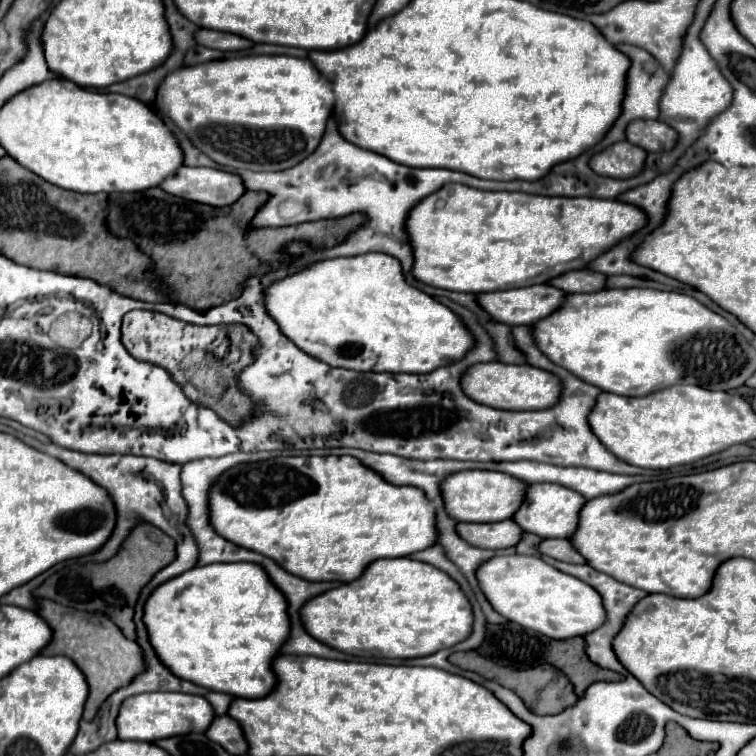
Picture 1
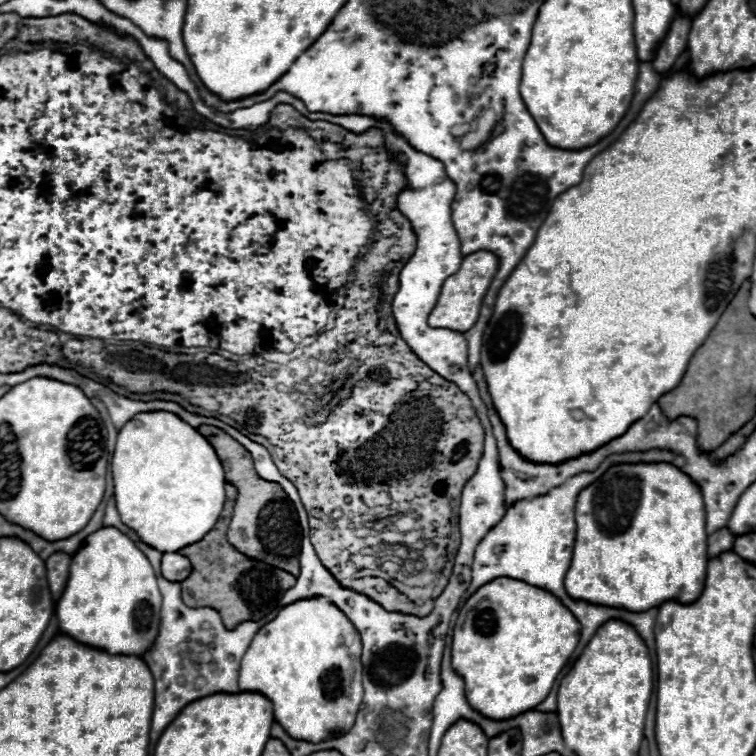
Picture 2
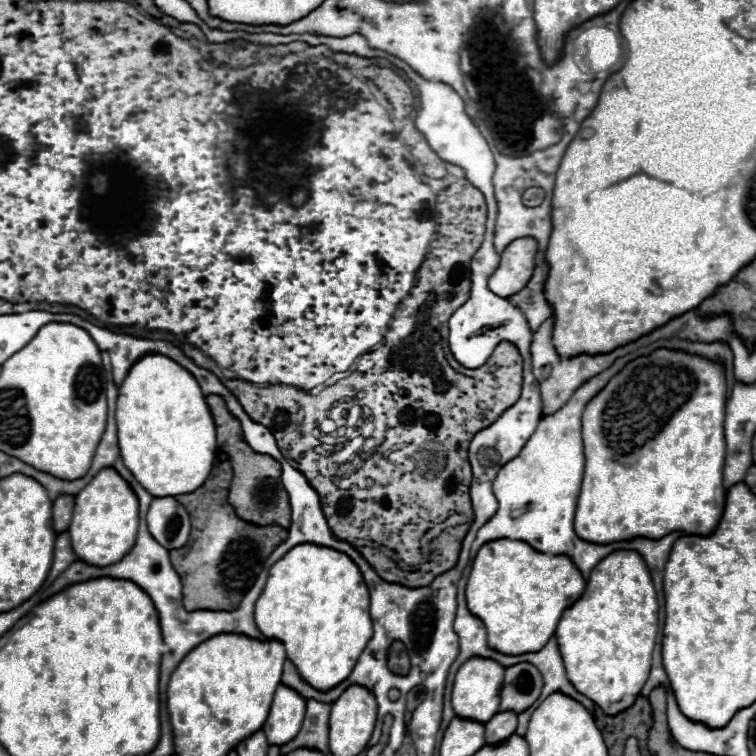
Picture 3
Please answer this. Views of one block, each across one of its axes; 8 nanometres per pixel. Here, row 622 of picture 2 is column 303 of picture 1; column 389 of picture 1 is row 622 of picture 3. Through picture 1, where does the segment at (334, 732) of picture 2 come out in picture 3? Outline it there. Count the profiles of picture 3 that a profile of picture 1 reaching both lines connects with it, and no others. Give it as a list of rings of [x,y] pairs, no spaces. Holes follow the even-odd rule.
[[[300,544],[280,558],[256,602],[254,622],[268,640],[284,644],[300,678],[320,692],[344,682],[372,638],[370,596],[358,566],[332,548]]]

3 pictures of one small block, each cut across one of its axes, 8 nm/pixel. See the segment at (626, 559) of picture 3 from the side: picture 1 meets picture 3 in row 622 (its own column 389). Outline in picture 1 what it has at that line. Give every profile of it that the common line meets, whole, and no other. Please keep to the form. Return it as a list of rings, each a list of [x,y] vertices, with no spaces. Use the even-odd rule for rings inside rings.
[[[386,558],[370,564],[358,580],[308,600],[300,620],[312,638],[352,656],[418,658],[468,638],[472,606],[460,586],[442,570],[410,558]]]

